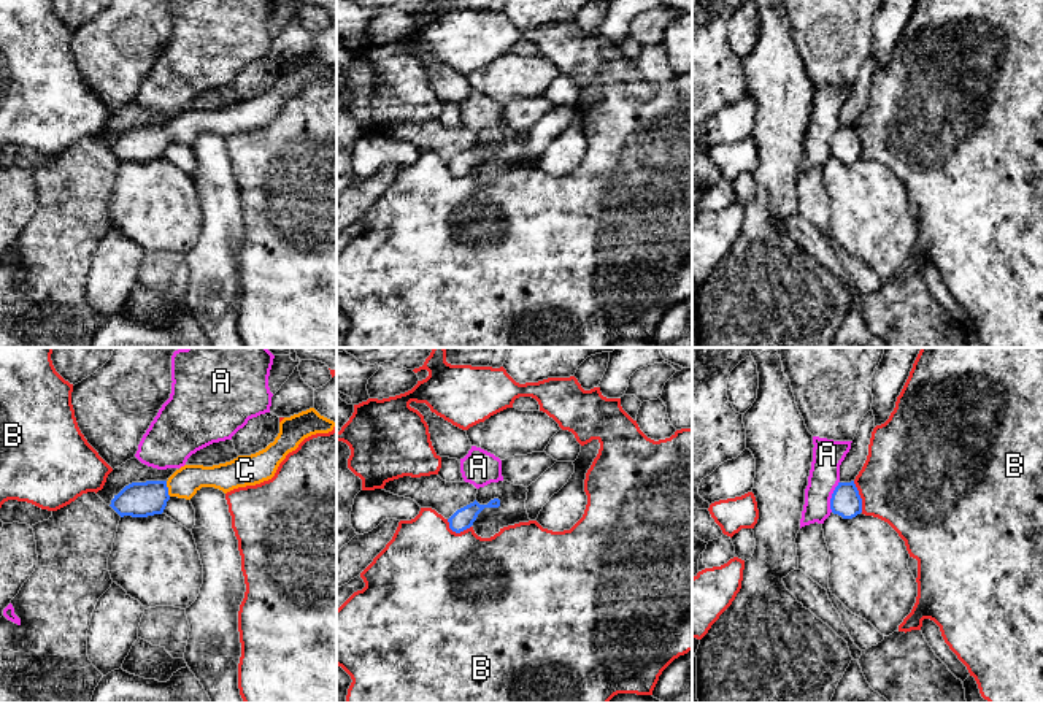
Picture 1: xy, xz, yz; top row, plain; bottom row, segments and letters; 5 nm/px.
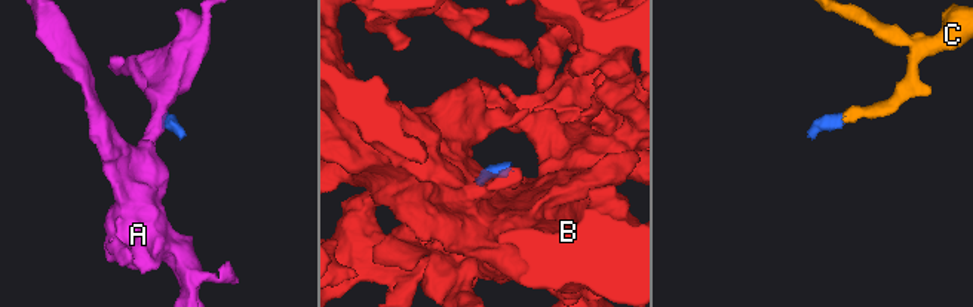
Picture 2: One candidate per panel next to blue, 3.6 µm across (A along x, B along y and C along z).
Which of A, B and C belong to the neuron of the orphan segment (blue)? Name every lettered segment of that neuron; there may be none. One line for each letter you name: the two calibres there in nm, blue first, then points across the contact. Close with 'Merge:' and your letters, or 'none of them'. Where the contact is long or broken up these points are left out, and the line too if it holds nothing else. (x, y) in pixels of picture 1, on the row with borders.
C: 180/150 nm | across xy (146, 499), (167, 489), (184, 483)
Merge: C

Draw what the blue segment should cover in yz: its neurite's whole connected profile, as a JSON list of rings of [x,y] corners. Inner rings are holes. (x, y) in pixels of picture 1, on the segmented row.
[[[854,481],[838,482],[830,498],[830,509],[843,519],[852,519],[862,513],[862,498]]]

